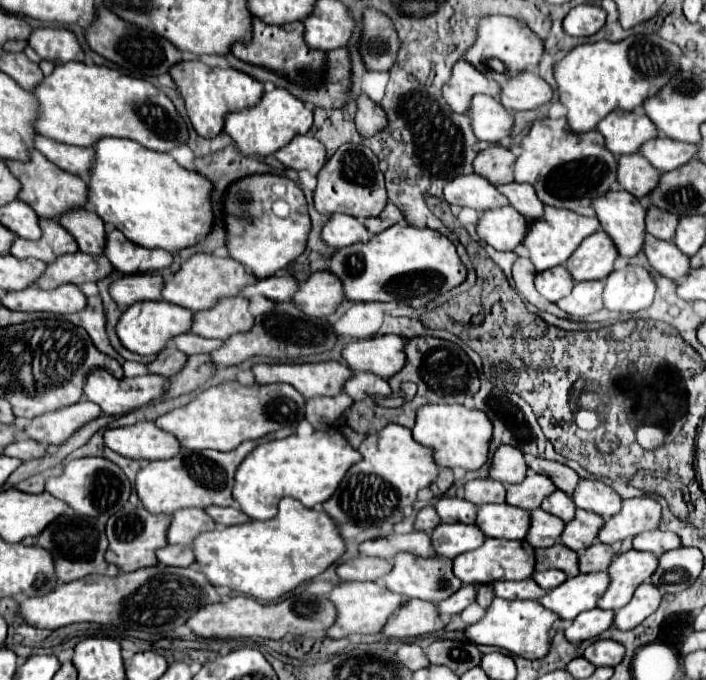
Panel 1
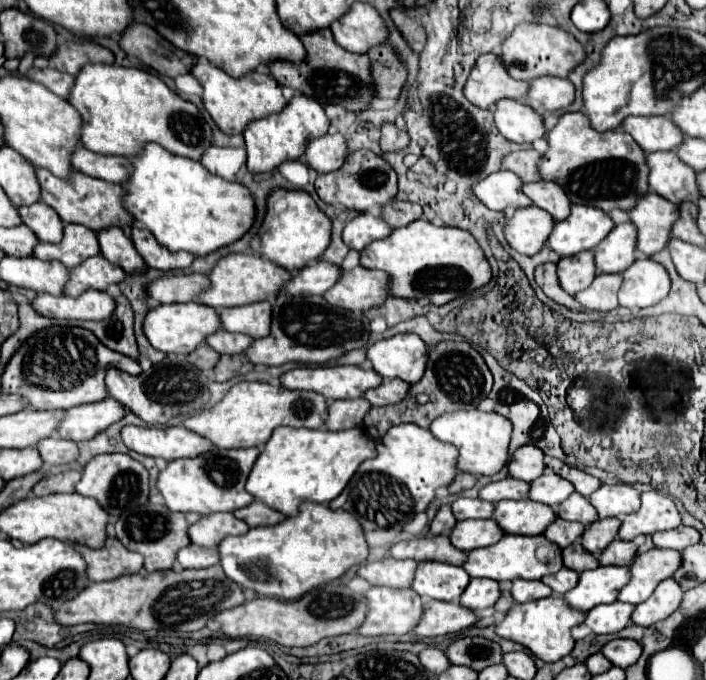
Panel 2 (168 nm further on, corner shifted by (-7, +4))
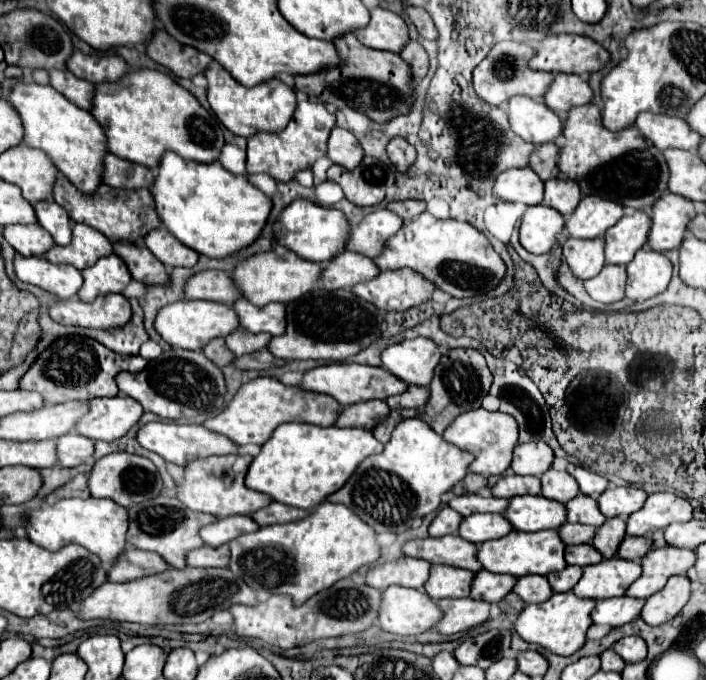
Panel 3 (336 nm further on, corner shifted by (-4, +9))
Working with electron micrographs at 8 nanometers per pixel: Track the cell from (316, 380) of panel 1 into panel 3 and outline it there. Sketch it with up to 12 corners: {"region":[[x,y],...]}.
{"region":[[330,363],[304,373],[302,389],[340,405],[402,393],[382,367]]}

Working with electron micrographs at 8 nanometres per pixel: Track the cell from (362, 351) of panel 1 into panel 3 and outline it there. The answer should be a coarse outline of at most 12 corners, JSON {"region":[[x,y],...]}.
{"region":[[432,339],[388,345],[382,367],[428,387],[442,353]]}

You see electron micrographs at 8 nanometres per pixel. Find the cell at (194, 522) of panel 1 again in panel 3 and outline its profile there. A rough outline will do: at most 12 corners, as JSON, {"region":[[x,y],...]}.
{"region":[[246,515],[218,517],[200,529],[206,545],[218,547],[252,533],[258,525]]}

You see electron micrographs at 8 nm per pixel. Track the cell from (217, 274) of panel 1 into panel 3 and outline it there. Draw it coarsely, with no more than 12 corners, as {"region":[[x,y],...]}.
{"region":[[278,247],[240,261],[250,303],[288,303],[316,285],[318,263]]}

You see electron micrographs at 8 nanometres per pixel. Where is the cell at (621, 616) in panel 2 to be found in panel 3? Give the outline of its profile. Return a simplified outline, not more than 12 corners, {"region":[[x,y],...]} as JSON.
{"region":[[600,599],[593,624],[622,627],[640,615],[642,599]]}

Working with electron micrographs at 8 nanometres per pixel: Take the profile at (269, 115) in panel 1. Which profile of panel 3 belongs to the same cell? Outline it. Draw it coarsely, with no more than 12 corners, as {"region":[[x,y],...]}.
{"region":[[300,101],[278,133],[248,137],[248,173],[290,181],[326,155],[336,117]]}

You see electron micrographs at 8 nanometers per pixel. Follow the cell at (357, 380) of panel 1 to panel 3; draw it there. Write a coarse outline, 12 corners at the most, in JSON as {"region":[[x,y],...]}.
{"region":[[408,385],[400,395],[386,399],[390,409],[420,407],[428,399],[428,387]]}

